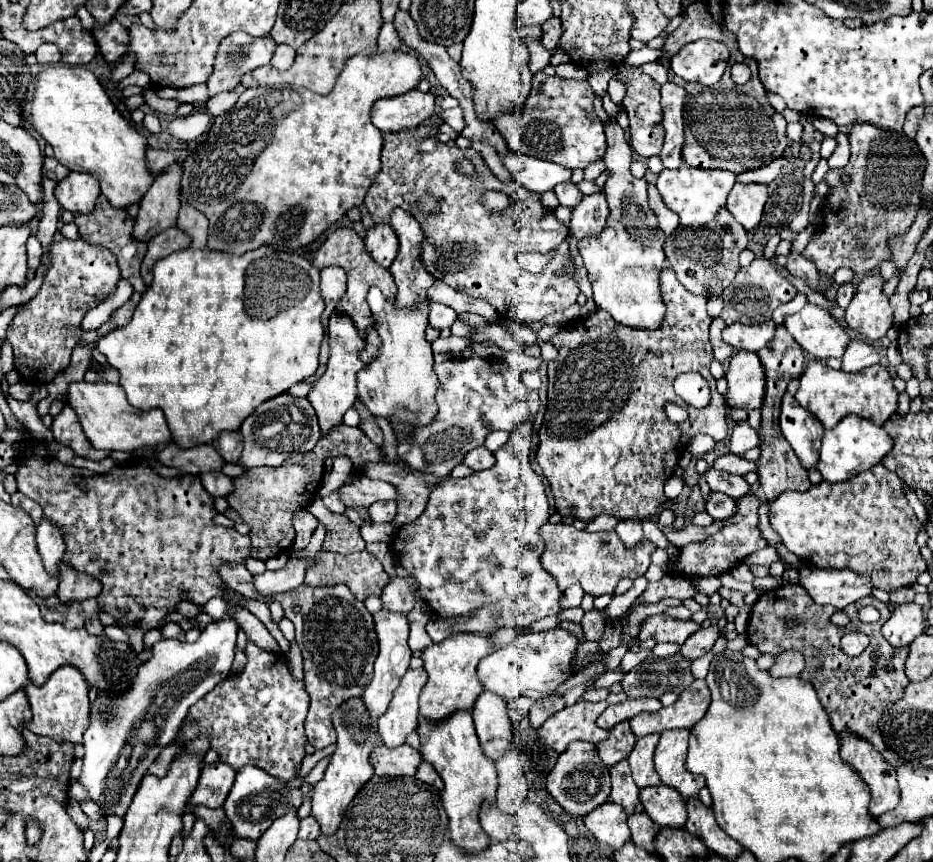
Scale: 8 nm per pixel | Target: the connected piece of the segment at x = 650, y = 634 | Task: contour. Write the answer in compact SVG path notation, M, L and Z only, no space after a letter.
M653 615L647 617L641 623L641 631L639 631L639 641L647 641L647 639L655 639L657 643L661 641L671 641L671 643L683 643L691 633L695 633L701 625L693 623L693 621L679 621L679 619L671 619L667 615Z

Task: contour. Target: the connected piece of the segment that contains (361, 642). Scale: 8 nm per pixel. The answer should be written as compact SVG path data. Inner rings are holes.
M303 583L297 589L281 593L277 599L283 603L285 617L295 625L295 641L303 653L303 681L311 697L305 733L315 749L323 749L335 743L335 729L331 725L335 705L341 705L347 697L361 695L373 677L373 663L379 651L373 617L345 583L327 587L311 587Z

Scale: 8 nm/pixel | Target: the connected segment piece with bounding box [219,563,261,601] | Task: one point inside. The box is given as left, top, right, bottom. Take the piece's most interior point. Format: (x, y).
(235, 575)

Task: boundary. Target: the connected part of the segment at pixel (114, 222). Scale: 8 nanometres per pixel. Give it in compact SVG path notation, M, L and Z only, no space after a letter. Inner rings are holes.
M101 195L97 199L97 207L93 213L77 213L75 215L75 223L79 227L79 235L85 239L85 241L91 241L91 243L99 243L103 247L107 247L111 253L115 253L117 257L117 263L119 263L119 269L121 269L121 279L129 281L133 285L133 289L137 293L143 293L147 289L147 285L143 283L141 275L139 275L139 267L141 267L141 261L145 257L145 251L147 251L147 243L145 241L139 241L133 237L133 225L135 221L127 215L127 209L117 209L113 207L105 195Z

